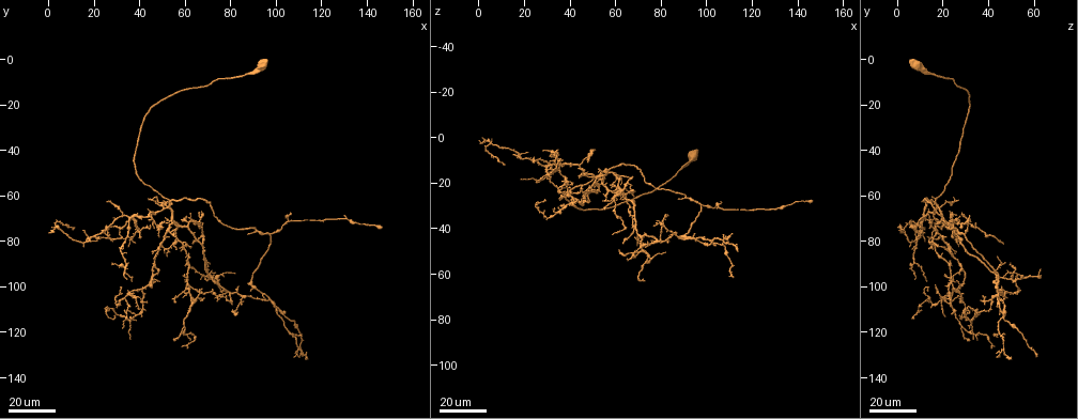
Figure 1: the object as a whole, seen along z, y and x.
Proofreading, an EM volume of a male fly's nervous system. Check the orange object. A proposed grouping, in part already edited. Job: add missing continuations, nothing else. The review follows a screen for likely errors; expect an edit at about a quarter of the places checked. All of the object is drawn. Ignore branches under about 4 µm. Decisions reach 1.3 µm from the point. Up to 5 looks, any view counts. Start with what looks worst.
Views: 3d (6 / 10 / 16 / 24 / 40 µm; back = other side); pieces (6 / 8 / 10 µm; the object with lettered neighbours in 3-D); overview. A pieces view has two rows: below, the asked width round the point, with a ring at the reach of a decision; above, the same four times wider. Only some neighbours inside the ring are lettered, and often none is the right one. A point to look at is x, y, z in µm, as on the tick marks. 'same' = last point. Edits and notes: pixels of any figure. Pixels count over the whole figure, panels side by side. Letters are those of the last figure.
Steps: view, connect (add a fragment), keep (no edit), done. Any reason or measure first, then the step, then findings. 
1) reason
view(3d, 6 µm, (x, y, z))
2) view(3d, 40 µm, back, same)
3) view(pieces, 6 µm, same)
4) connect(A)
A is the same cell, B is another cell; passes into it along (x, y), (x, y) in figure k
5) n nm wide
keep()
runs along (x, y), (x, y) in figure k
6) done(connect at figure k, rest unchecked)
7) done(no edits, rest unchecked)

free end
view(3d, 40 µm, (26, 63, 10))

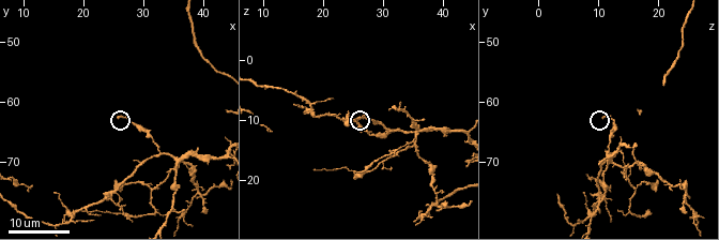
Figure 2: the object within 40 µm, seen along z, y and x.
see the neighbours
view(pieces, 6 µm, (26.0, 62.5, 11.0))

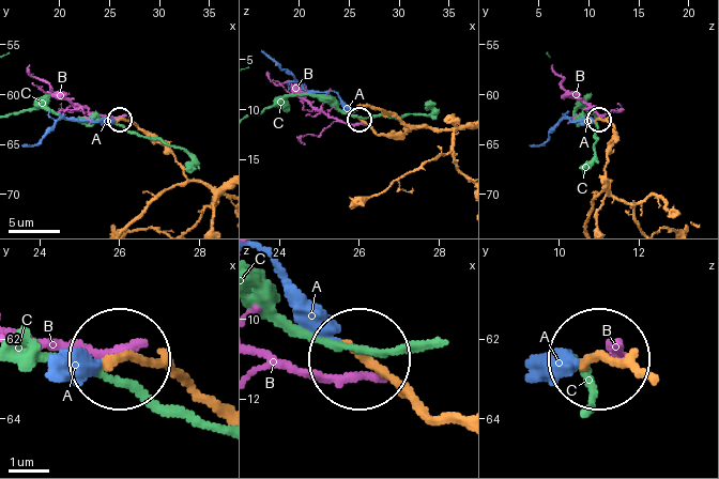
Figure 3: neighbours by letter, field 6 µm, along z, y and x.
190 nm wide
connect(A)
A is the same cell, B and C are other cells; passes into it along (447, 415), (410, 405), (338, 340), (327, 313), (276, 262) in figure 3; the neuron continues

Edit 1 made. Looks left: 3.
view(overview)

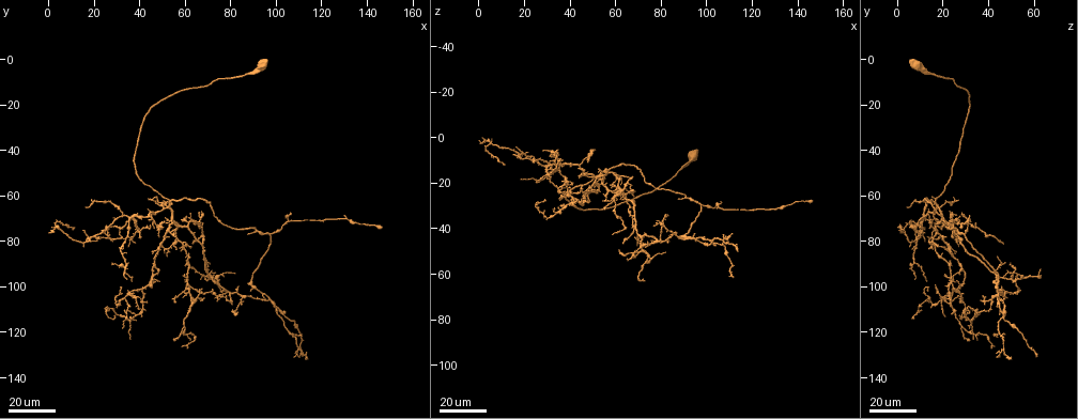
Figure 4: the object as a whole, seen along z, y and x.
free end
view(3d, 40 µm, (87, 77, 26))

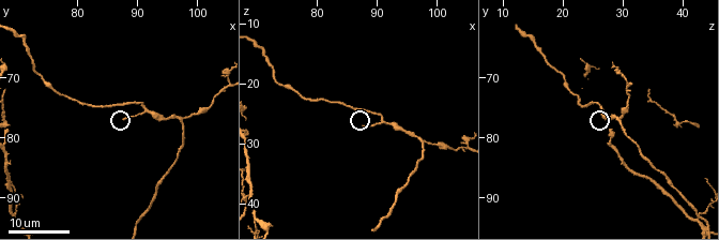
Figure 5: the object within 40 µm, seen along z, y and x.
view(pieces, 8 µm, (88.0, 77.0, 26.5))

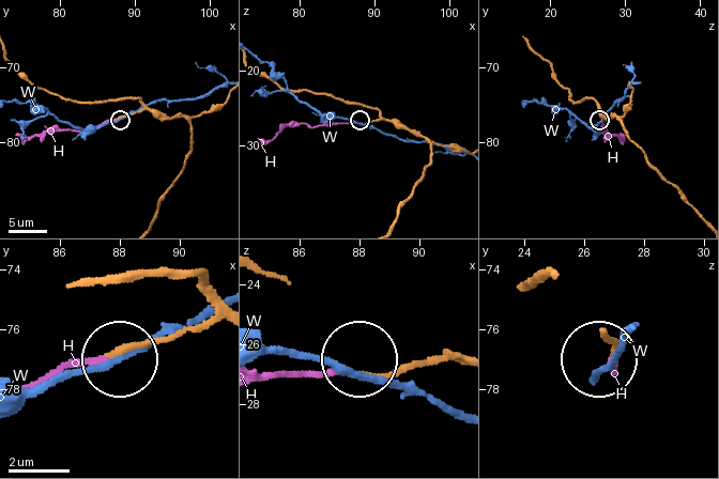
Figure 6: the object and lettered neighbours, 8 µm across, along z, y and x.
connect(H)
H is the same cell, W is another cell; passes into it along (376, 120), (312, 127), (291, 123), (269, 141), (257, 141) in figure 6; the neuron continues

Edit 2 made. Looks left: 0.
done(connect at figure 3, connect at figure 6, rest unchecked)

